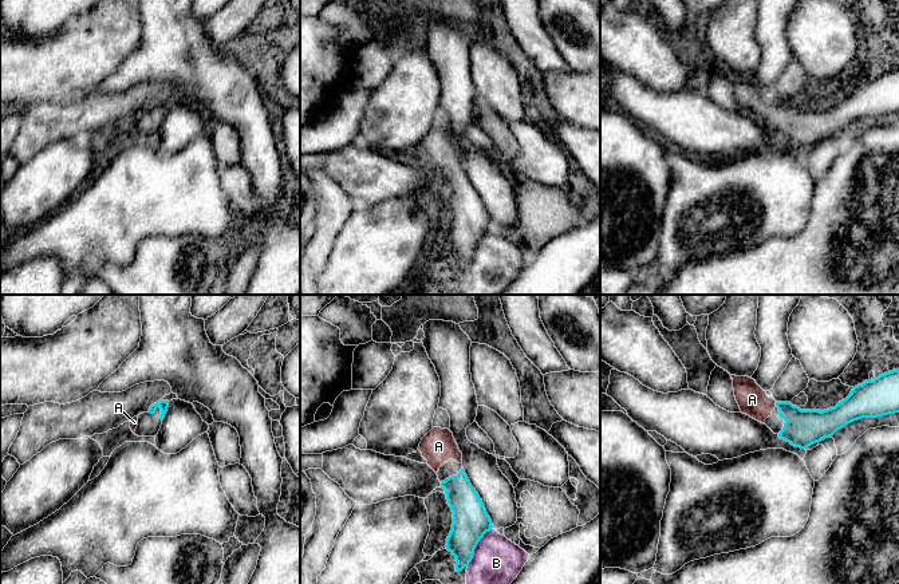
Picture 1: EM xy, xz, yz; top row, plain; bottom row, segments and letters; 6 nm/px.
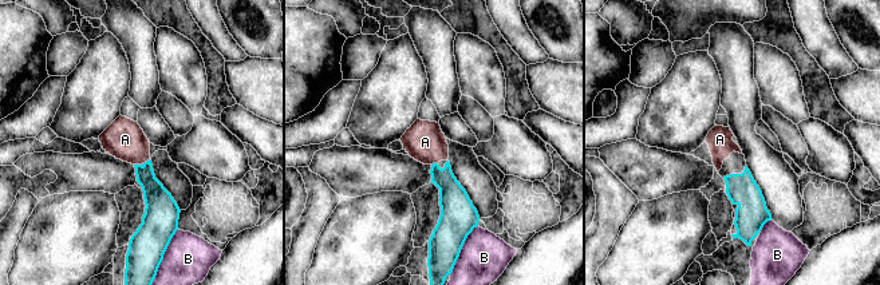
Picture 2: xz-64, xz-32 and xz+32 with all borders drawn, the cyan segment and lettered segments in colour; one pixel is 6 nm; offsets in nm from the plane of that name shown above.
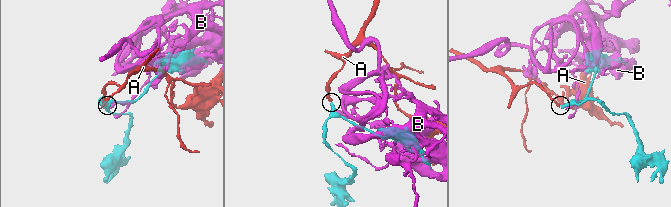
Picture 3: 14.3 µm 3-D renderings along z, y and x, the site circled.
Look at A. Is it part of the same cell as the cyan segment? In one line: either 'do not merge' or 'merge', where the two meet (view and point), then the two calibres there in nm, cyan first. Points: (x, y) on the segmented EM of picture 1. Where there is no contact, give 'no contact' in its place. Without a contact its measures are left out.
merge; meets cyan in yz at (776, 405); 220 nm thick on the cyan side, 180 nm on the other

